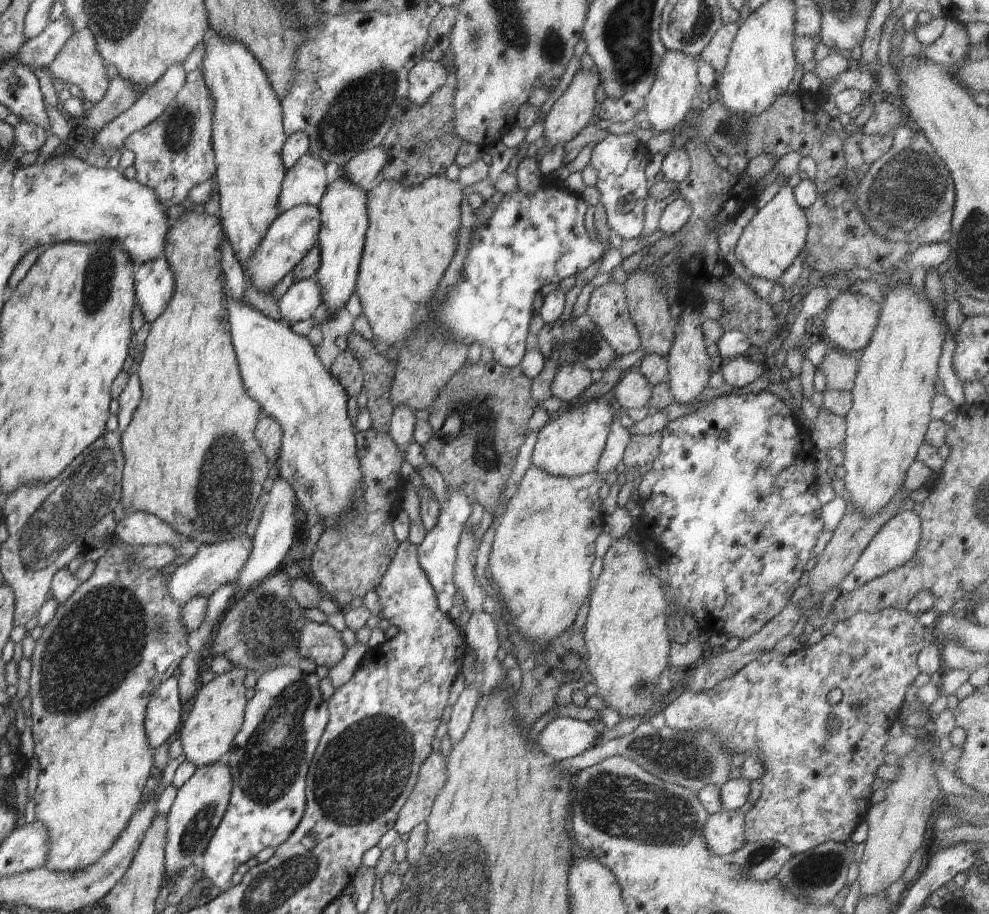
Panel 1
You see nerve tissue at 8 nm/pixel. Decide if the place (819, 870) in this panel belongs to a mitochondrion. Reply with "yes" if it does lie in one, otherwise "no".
yes

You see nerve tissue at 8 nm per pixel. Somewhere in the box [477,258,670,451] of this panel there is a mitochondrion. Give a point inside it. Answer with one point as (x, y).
(587, 343)

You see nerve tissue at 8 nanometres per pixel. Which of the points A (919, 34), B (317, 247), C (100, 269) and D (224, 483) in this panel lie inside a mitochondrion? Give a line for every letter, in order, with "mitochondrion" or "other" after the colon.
A: other
B: other
C: mitochondrion
D: mitochondrion

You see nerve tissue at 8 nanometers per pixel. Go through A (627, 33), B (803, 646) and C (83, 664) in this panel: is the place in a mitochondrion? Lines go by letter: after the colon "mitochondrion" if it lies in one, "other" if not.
A: mitochondrion
B: other
C: mitochondrion

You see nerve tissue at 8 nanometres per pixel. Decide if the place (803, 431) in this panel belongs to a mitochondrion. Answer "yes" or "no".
no

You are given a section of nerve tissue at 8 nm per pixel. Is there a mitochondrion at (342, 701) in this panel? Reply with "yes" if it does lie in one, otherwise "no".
no

